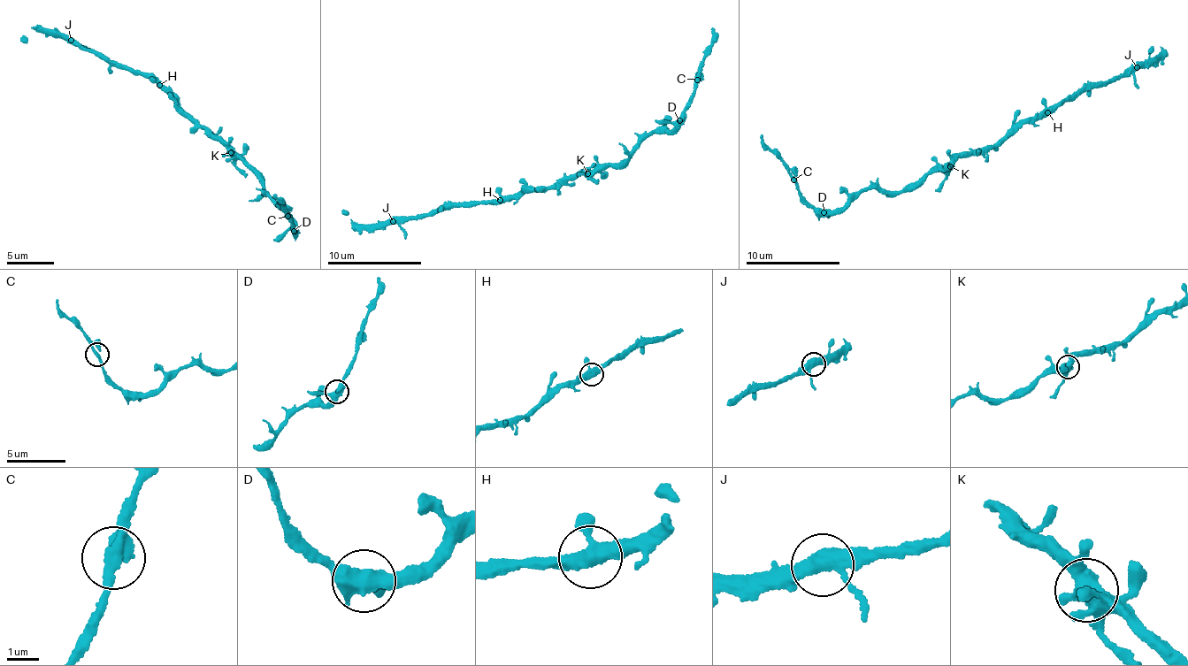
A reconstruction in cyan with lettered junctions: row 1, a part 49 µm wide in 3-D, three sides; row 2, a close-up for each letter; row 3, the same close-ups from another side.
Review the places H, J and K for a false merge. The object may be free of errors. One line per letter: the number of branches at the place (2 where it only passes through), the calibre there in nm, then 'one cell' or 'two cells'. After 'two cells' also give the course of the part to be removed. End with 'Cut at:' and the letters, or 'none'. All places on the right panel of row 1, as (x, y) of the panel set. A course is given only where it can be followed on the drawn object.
H: 3 | 400 nm | one cell
J: 3 | 400 nm | one cell
K: 5 | 480 nm | one cell
Cut at: none

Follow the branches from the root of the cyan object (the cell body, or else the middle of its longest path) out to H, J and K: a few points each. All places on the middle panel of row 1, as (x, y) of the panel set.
H: (565, 180), (561, 179), (548, 187), (529, 188), (500, 200)
J: (565, 180), (561, 179), (548, 187), (529, 188), (492, 202), (446, 202), (425, 214), (399, 217), (393, 221)
K: (565, 180), (586, 174)

